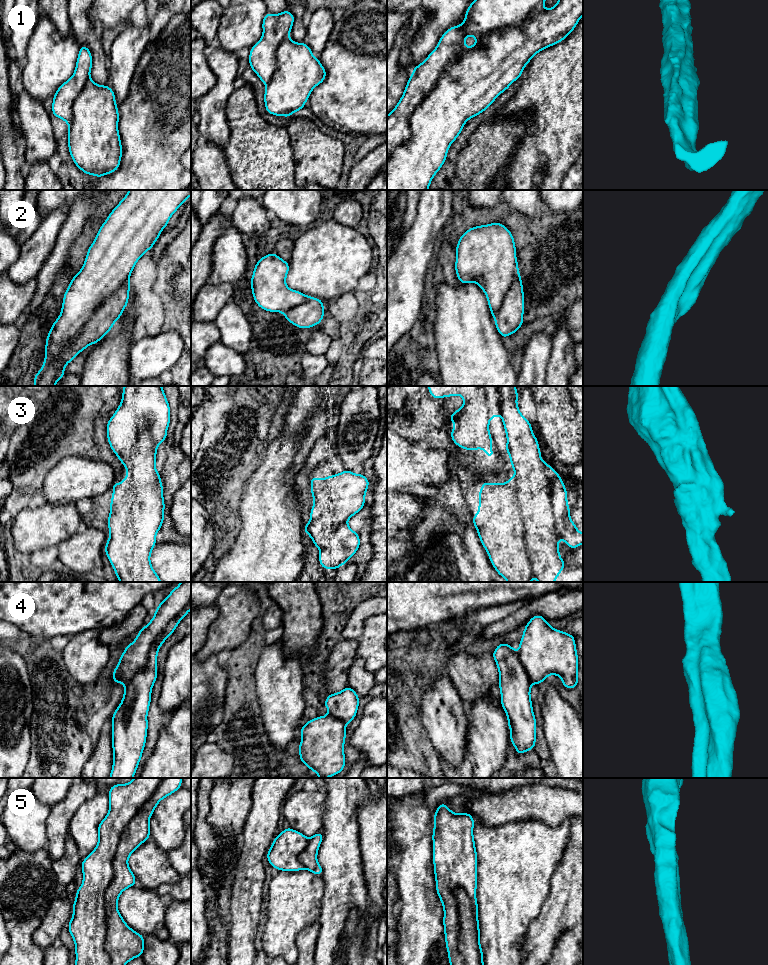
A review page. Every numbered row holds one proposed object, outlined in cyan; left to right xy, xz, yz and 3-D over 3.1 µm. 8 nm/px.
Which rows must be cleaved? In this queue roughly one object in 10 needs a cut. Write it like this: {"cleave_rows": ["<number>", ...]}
{"cleave_rows": ["3"]}

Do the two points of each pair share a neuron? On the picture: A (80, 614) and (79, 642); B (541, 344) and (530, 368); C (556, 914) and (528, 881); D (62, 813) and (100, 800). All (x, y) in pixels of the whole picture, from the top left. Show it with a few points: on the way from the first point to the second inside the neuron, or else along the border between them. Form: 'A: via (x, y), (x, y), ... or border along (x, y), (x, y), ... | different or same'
A: border along (99, 629), (87, 629), (71, 636) | different
B: via (537, 350), (535, 362) | same
C: border along (551, 877), (549, 894), (540, 913), (532, 920) | different
D: border along (96, 793), (76, 811), (70, 822), (69, 830) | different

